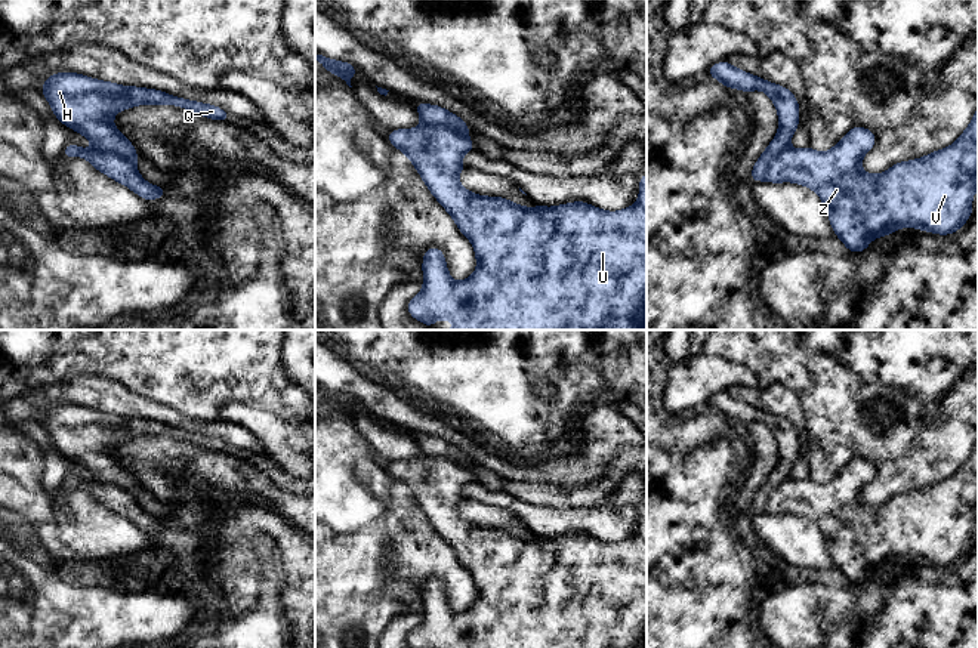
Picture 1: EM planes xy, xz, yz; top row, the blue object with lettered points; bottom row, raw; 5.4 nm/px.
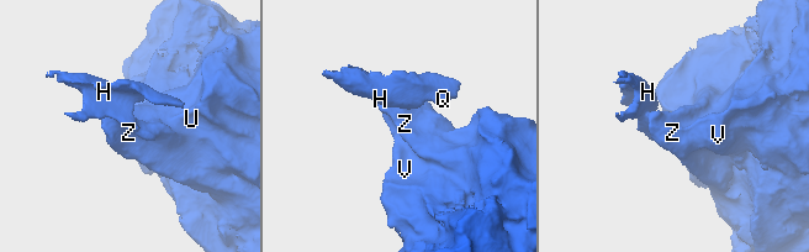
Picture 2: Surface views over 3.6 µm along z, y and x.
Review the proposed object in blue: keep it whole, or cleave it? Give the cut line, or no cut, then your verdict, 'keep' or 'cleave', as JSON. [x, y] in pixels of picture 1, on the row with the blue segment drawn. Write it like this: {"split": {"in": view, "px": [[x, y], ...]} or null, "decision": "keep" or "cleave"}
{"split": {"in": "xz", "px": [[422, 122], [444, 125], [465, 135]]}, "decision": "cleave"}

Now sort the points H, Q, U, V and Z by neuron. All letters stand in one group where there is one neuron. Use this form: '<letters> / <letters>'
H Q / U V Z

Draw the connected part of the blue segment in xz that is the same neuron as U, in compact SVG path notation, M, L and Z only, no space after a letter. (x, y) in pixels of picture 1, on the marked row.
M422 123L416 129L389 130L388 141L394 148L402 151L408 157L431 194L453 217L459 231L472 243L476 256L476 271L465 281L453 281L442 250L439 247L428 247L425 250L422 262L423 288L407 303L407 311L414 320L431 328L434 328L434 323L436 320L471 320L473 323L468 328L463 328L454 323L448 327L448 330L647 330L647 173L644 173L639 179L638 201L633 206L618 212L607 212L584 201L574 201L555 207L536 204L534 209L530 209L525 206L518 206L503 197L473 194L460 185L459 173L466 169L462 163L462 155L476 151L472 139L466 135L459 135L447 126L429 126Z

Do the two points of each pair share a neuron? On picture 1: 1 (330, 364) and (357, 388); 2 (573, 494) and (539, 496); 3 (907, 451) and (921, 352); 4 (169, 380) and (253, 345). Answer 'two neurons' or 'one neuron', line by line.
1: one neuron
2: one neuron
3: one neuron
4: one neuron

